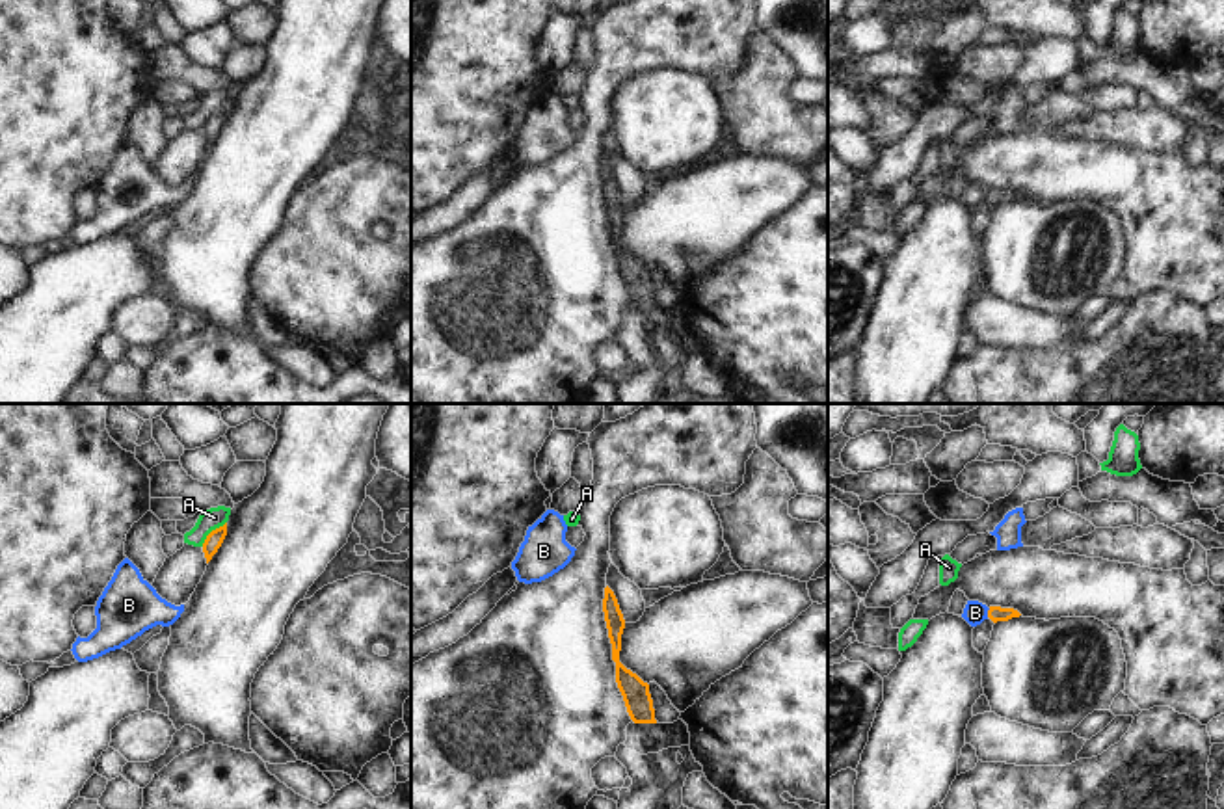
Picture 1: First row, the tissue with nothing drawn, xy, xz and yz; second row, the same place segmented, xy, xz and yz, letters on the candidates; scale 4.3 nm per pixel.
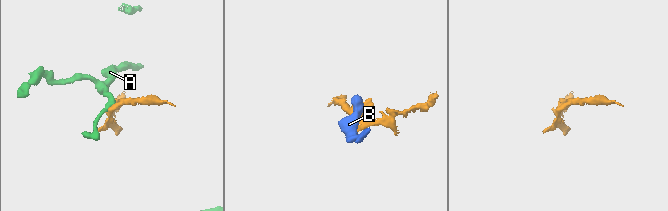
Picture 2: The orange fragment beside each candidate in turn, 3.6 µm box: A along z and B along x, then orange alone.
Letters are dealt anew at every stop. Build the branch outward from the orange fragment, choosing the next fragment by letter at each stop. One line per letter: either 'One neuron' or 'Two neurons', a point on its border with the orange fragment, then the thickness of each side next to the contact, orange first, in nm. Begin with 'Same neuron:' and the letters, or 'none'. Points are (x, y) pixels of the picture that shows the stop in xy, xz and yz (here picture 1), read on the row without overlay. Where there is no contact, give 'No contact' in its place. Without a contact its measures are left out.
Same neuron: B
A: Two neurons. Touches orange at xy (211, 116). Thickness 70 nm (orange) against 90 nm
B: One neuron. Touches orange at yz (988, 196). Thickness 70 nm (orange) against 100 nm.

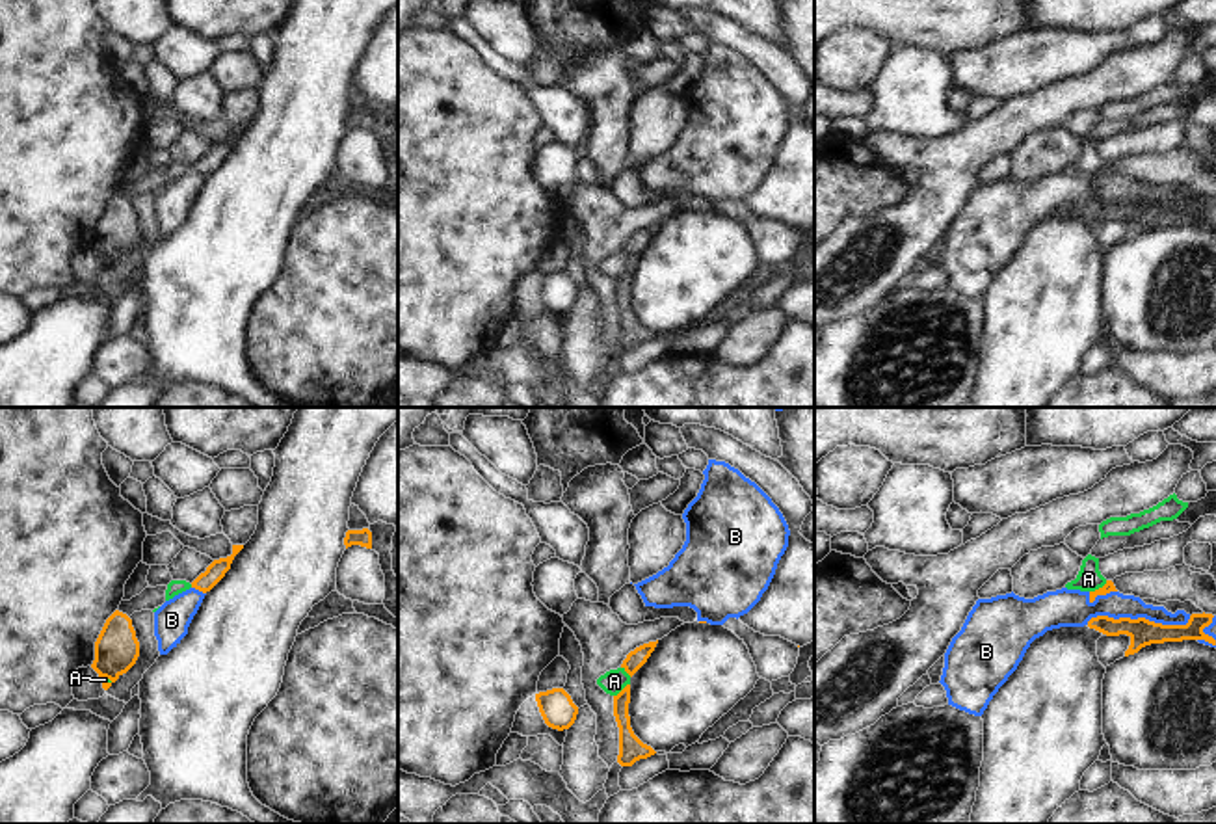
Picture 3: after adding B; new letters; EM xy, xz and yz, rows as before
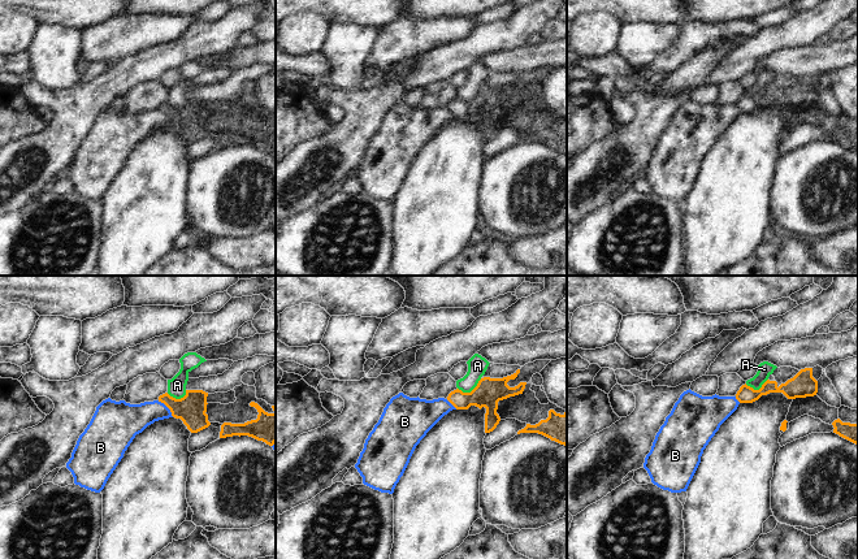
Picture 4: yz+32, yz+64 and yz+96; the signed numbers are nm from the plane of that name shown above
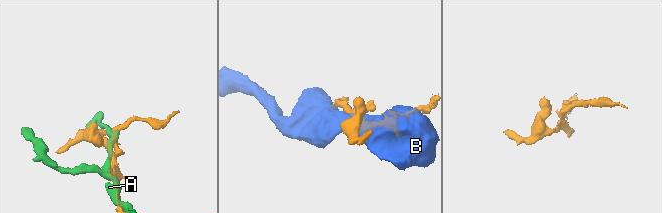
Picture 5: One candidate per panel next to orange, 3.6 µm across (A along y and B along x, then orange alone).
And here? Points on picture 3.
Same neuron: none
A: Two neurons. Touches orange at yz (1099, 172). Thickness 50 nm (orange) against 110 nm
B: Two neurons. Touches orange at yz (1138, 201). Thickness 120 nm (orange) against 120 nm.

